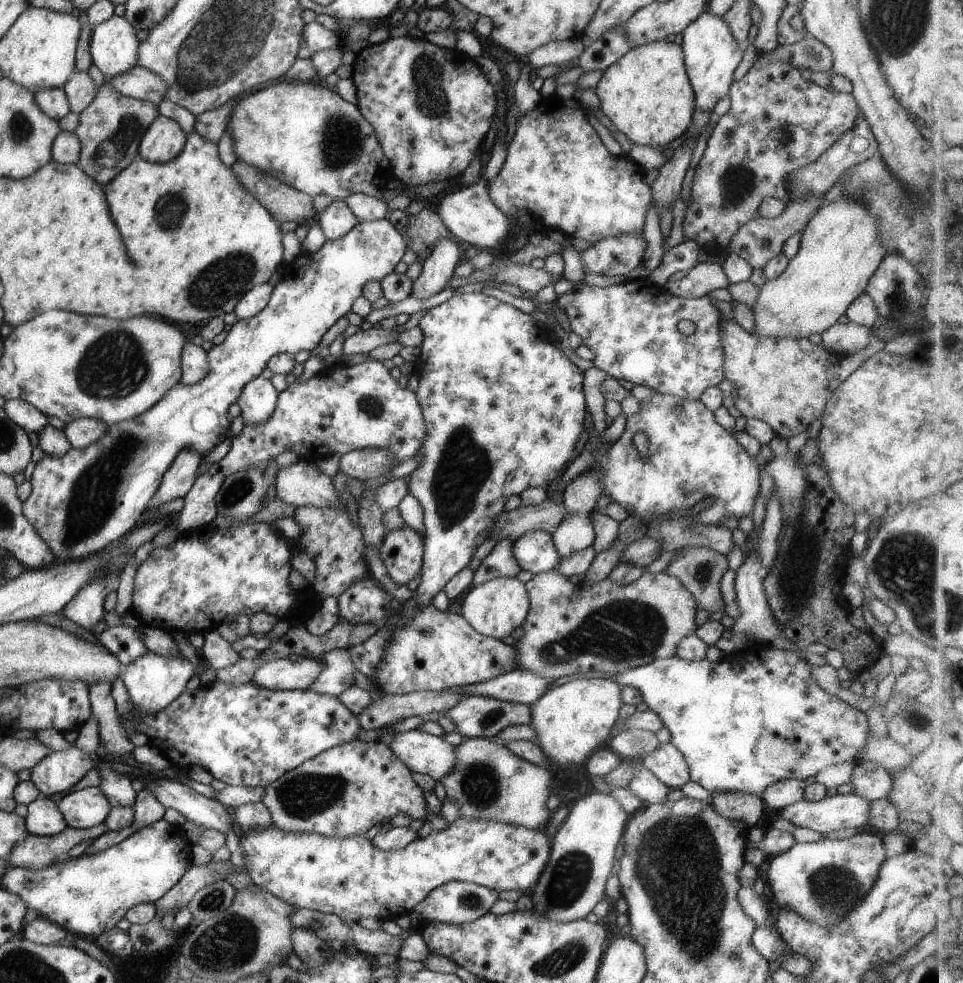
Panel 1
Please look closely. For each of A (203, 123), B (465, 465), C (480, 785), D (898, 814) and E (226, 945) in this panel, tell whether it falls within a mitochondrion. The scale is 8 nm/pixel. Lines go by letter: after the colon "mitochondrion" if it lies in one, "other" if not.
A: other
B: mitochondrion
C: mitochondrion
D: other
E: mitochondrion

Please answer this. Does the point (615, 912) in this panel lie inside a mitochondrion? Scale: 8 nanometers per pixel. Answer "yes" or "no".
no

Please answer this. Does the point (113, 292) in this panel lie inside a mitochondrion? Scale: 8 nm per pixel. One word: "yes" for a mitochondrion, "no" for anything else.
no

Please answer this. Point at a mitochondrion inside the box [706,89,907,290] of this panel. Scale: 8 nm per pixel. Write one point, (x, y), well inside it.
(736, 184)

